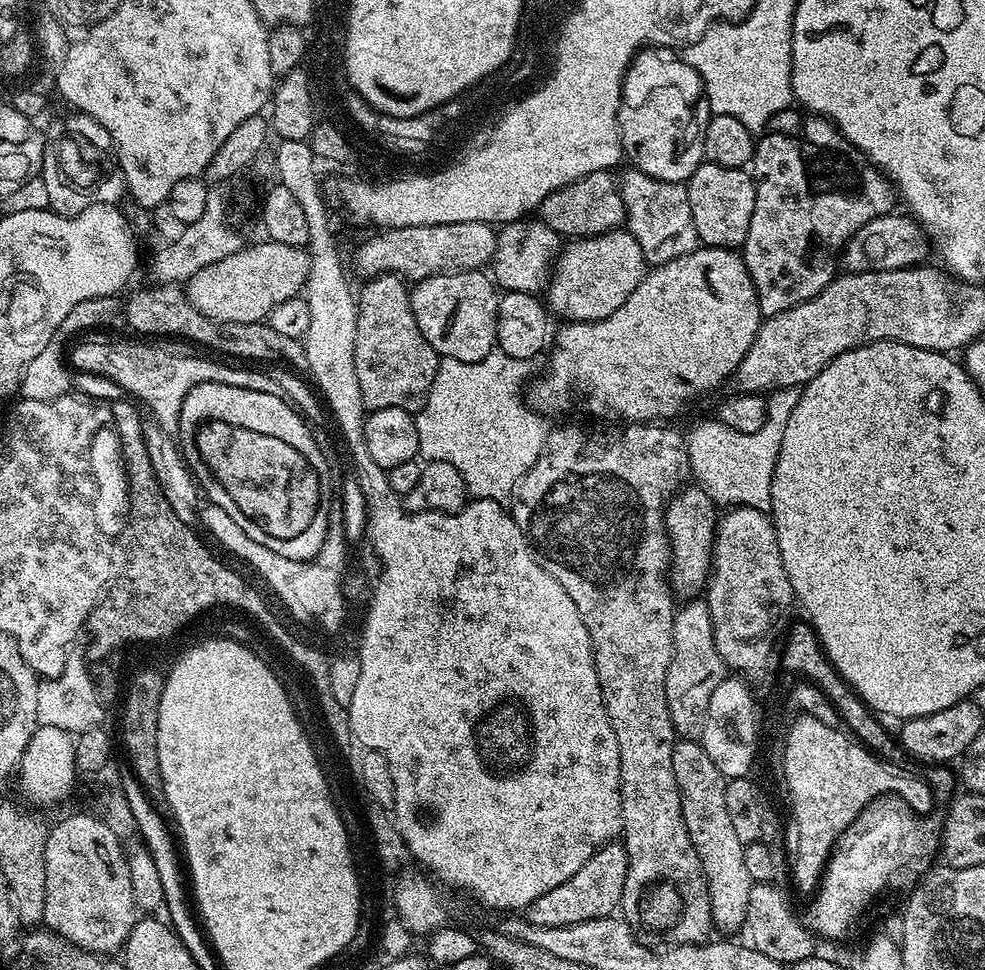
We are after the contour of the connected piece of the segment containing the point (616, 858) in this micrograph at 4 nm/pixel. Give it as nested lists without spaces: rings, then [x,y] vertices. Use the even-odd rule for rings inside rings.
[[[609,842],[599,848],[593,856],[562,886],[554,886],[554,890],[546,890],[542,898],[534,898],[534,902],[526,909],[526,919],[534,926],[574,926],[578,922],[603,920],[613,915],[612,911],[620,908],[620,899],[626,886],[628,873],[628,852],[623,843]]]

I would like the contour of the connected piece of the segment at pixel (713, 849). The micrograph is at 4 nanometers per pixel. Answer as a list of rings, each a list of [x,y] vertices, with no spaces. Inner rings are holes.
[[[677,739],[672,761],[682,802],[682,818],[706,878],[715,931],[720,934],[741,931],[746,918],[746,902],[750,902],[750,890],[754,882],[746,871],[745,844],[738,842],[738,834],[726,810],[726,778],[718,766],[714,766],[710,754],[706,754],[699,740]]]

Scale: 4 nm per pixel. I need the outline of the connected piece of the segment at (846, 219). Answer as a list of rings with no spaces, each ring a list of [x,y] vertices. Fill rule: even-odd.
[[[785,110],[779,112],[768,123],[767,129],[759,133],[756,140],[756,152],[752,156],[752,163],[750,165],[750,175],[756,184],[756,197],[754,198],[754,214],[750,214],[750,230],[746,234],[742,245],[742,255],[746,270],[756,287],[756,293],[760,296],[760,314],[764,318],[773,316],[774,314],[782,314],[782,310],[790,310],[794,306],[798,306],[802,302],[806,302],[810,298],[817,296],[831,280],[836,279],[838,275],[838,269],[836,269],[836,264],[838,268],[838,257],[841,255],[842,249],[847,244],[848,239],[862,226],[866,226],[866,222],[870,222],[879,216],[889,215],[895,209],[892,207],[898,204],[898,193],[892,181],[875,164],[869,162],[864,153],[857,150],[844,137],[844,133],[837,130],[836,125],[831,120],[815,114],[805,114],[800,110],[795,110],[796,112],[792,111]]]

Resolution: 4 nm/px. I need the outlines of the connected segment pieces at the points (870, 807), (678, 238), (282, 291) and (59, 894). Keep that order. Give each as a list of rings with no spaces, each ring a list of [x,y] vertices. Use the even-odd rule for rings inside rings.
[[[892,793],[871,800],[836,840],[817,889],[809,899],[811,902],[804,912],[801,911],[801,920],[808,931],[818,936],[825,934],[828,938],[842,937],[855,918],[881,893],[888,890],[887,880],[893,879],[906,862],[919,856],[925,856],[929,860],[934,858],[934,852],[937,853],[942,844],[945,815],[945,811],[940,808],[927,813],[916,812],[902,797]]]
[[[625,168],[625,172],[619,173],[618,176],[624,203],[624,219],[627,231],[632,232],[638,246],[642,246],[644,259],[649,265],[655,266],[694,251],[698,247],[698,237],[694,226],[694,214],[690,214],[687,187],[684,184],[650,178],[650,174],[638,168]]]
[[[265,239],[264,244],[252,244],[241,247],[239,252],[230,254],[210,266],[202,266],[196,274],[186,281],[186,295],[194,310],[206,318],[223,324],[259,324],[267,321],[276,306],[281,306],[287,299],[299,297],[305,291],[310,274],[310,262],[304,248],[282,246],[282,242]]]
[[[99,815],[68,816],[51,825],[44,857],[47,931],[57,932],[63,940],[87,952],[119,953],[138,919],[130,866],[122,841]]]

